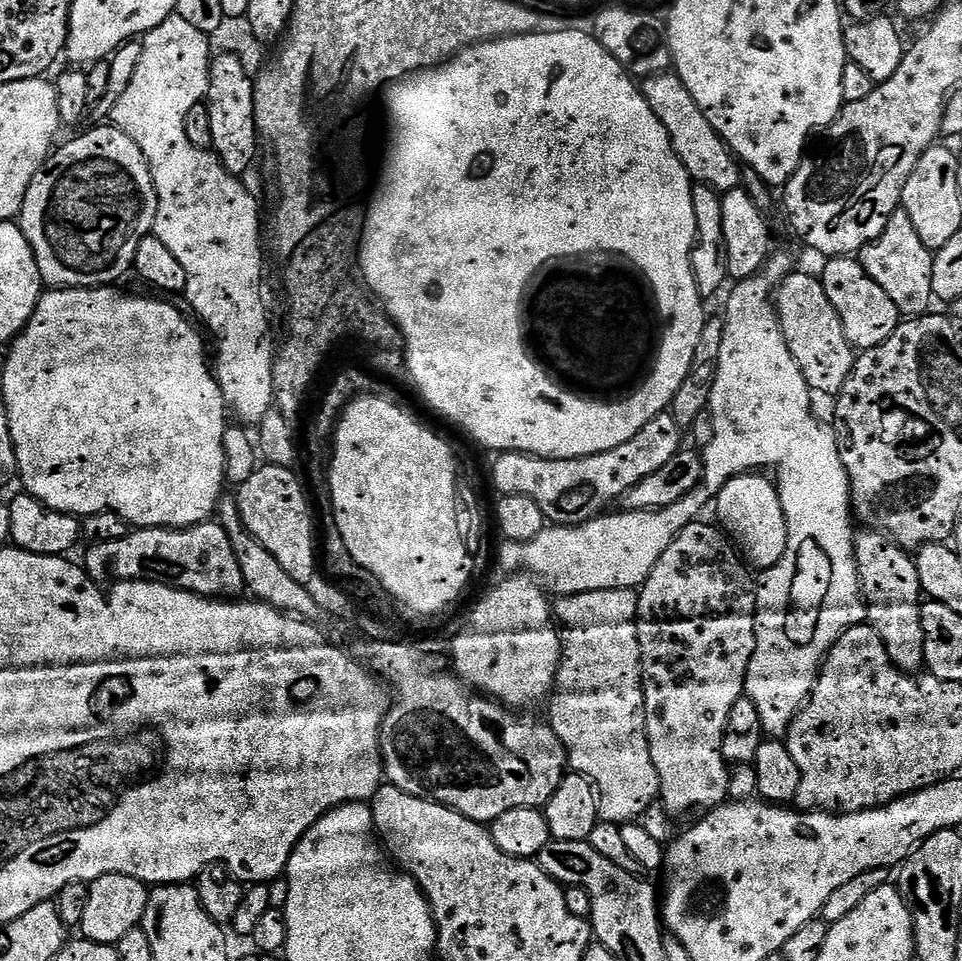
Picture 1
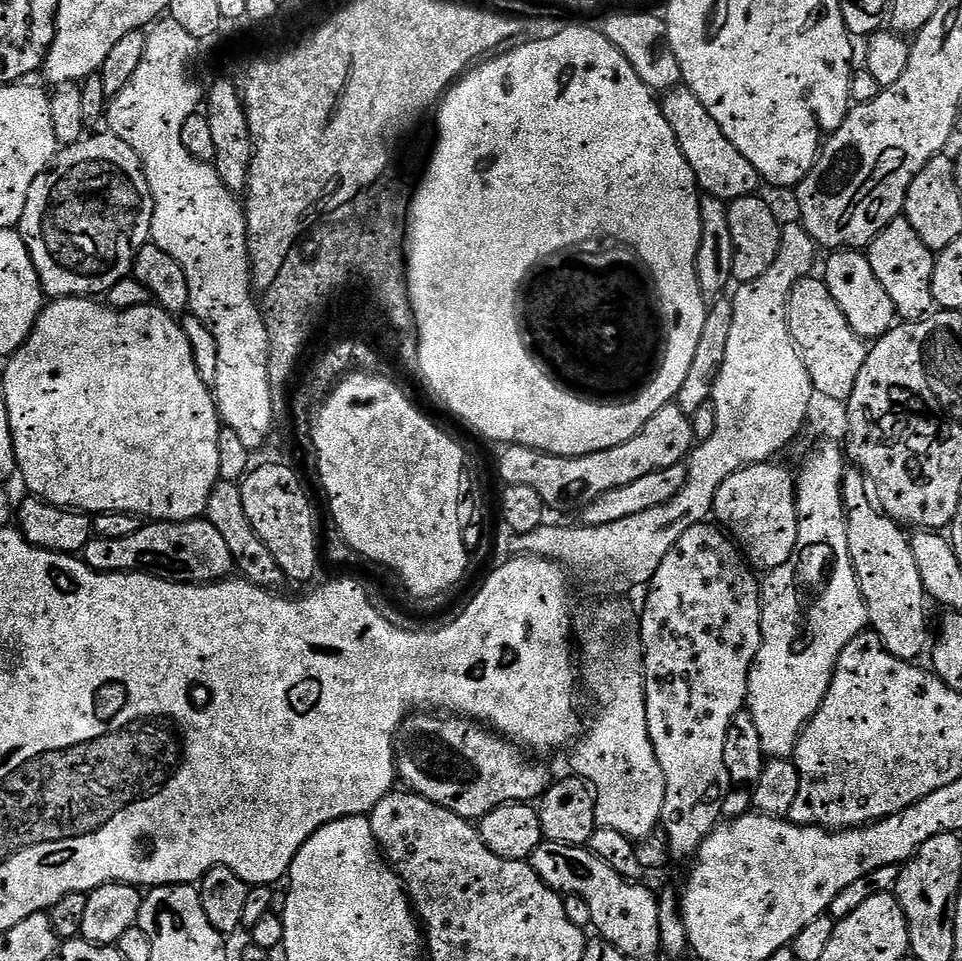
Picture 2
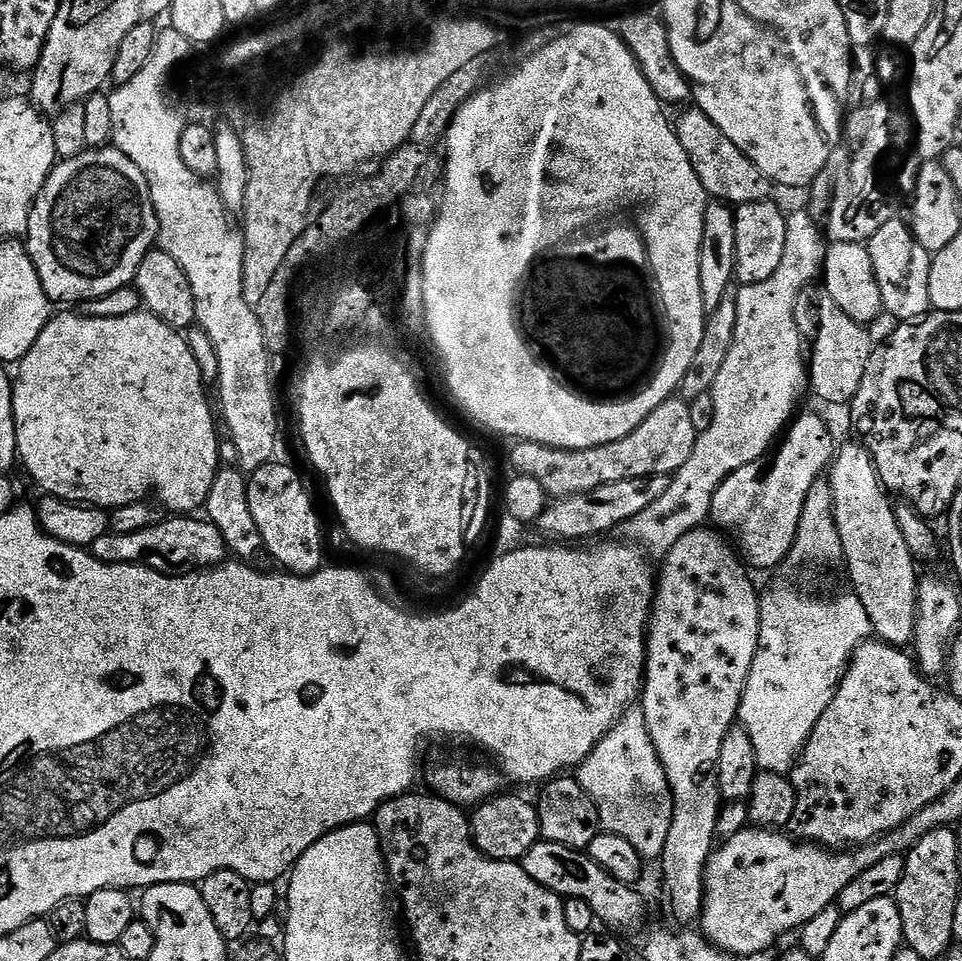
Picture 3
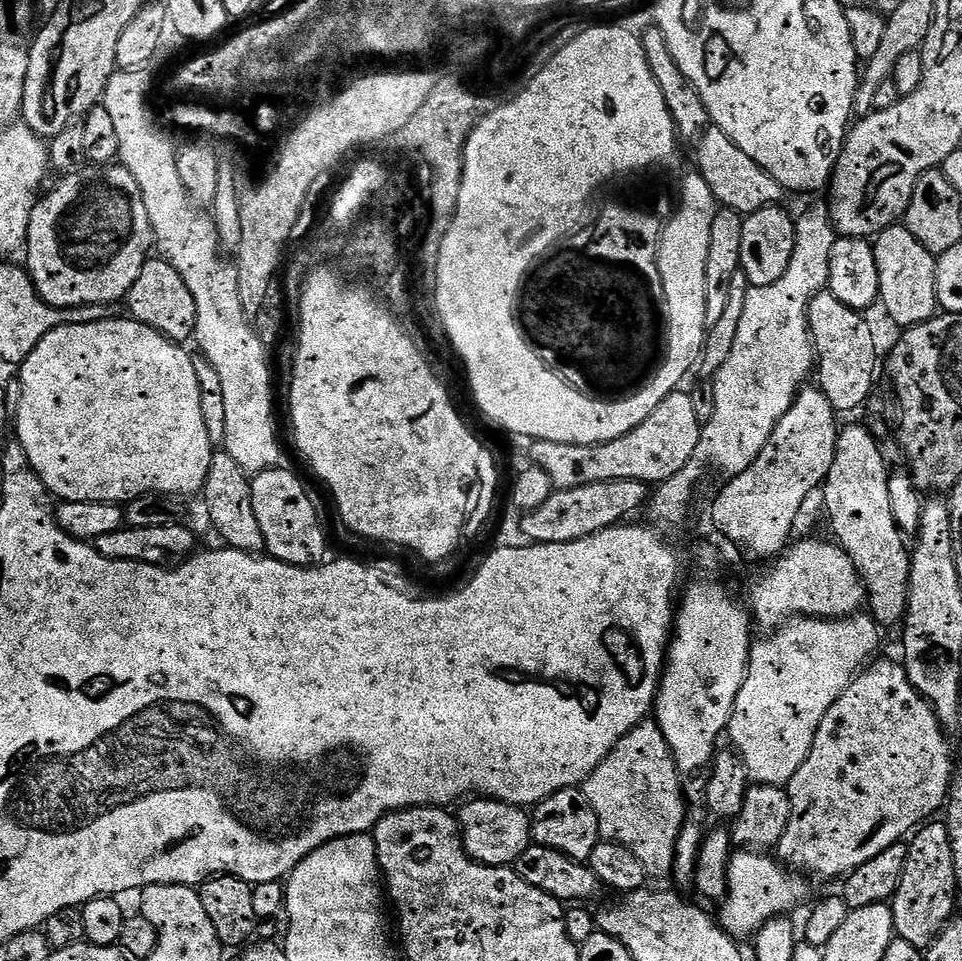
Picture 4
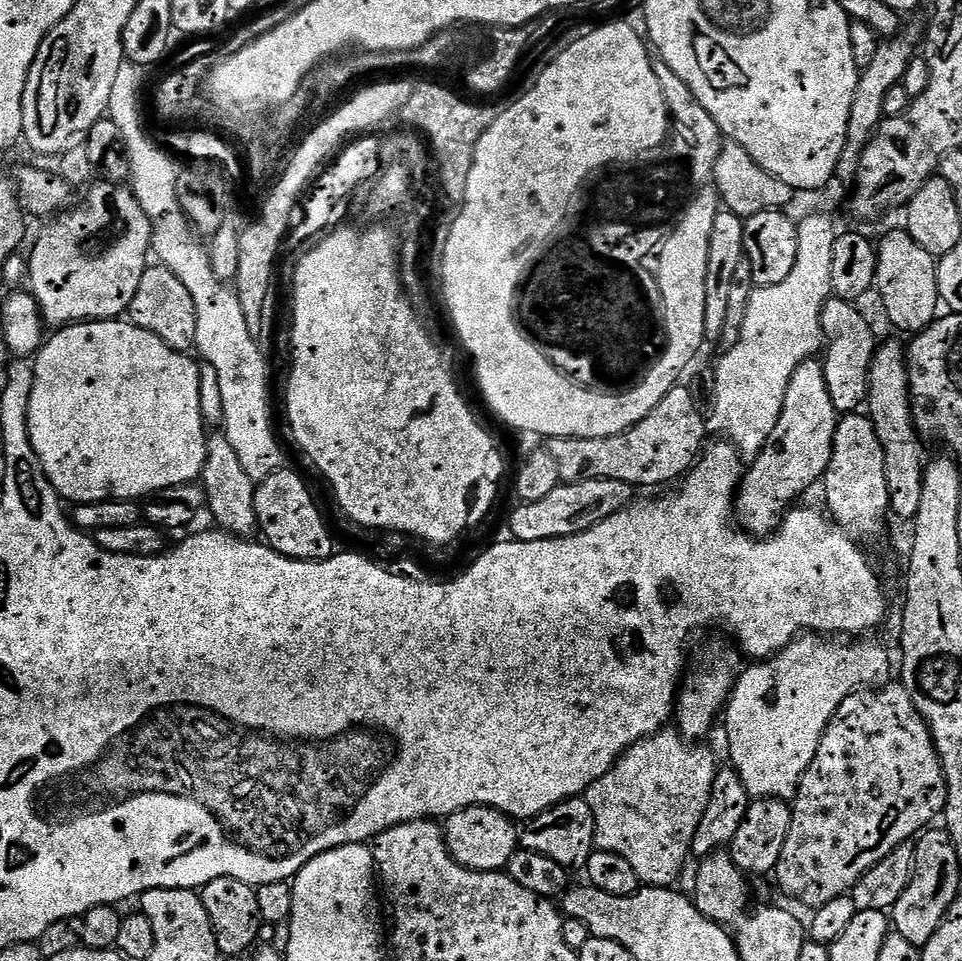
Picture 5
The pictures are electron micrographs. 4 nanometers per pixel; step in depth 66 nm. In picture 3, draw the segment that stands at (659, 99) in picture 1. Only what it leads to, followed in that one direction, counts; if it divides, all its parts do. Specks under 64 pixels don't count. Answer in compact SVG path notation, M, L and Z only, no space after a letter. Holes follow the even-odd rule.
M695 106L683 109L680 117L675 117L674 127L678 142L682 142L682 150L686 150L686 158L690 158L690 166L694 166L694 174L698 174L698 182L708 192L713 201L723 202L729 206L739 206L769 199L773 195L774 185L771 180L710 122L706 113ZM685 111L685 112L684 112Z

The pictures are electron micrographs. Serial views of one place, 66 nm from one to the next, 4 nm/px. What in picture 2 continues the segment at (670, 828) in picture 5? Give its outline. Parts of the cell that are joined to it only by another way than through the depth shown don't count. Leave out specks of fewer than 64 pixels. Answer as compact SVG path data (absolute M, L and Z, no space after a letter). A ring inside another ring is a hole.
M620 600L594 609L588 625L581 632L579 629L578 652L583 687L585 684L600 703L600 713L571 749L573 773L596 797L596 827L618 830L633 842L647 841L647 836L661 827L666 778L658 766L646 722L644 647L640 645L637 609Z

